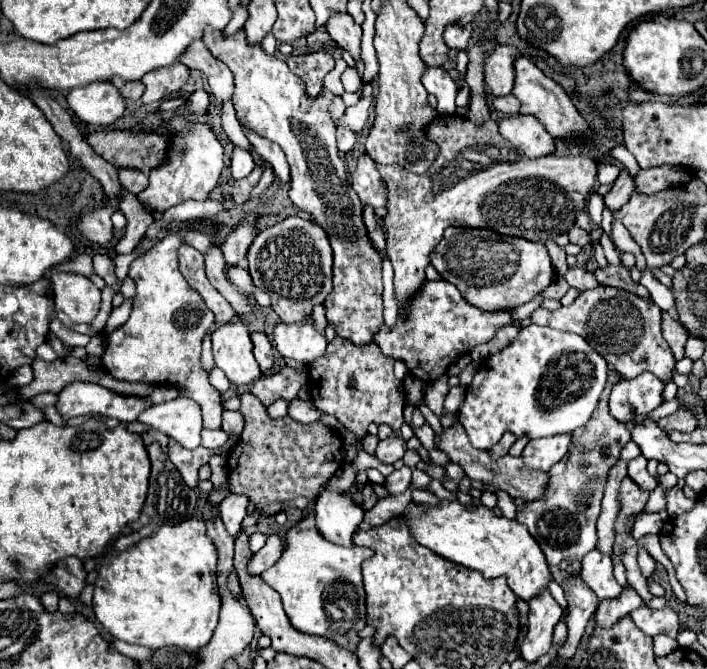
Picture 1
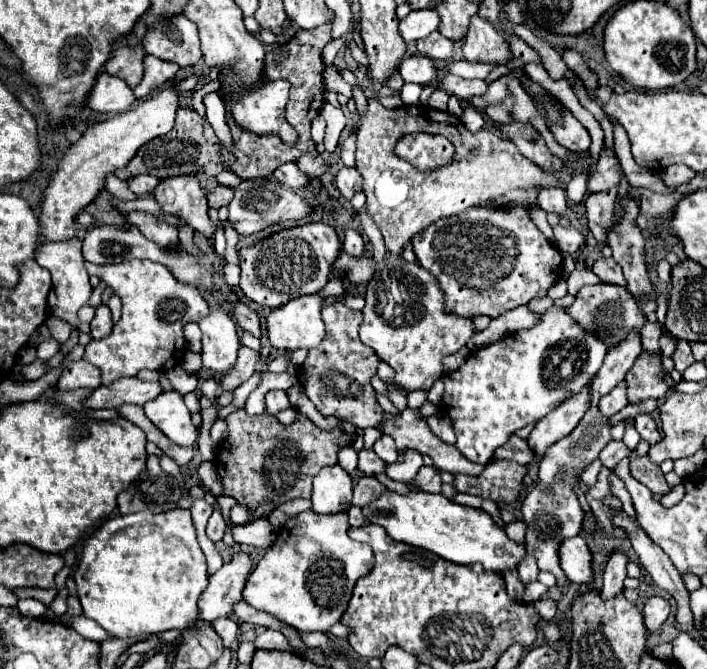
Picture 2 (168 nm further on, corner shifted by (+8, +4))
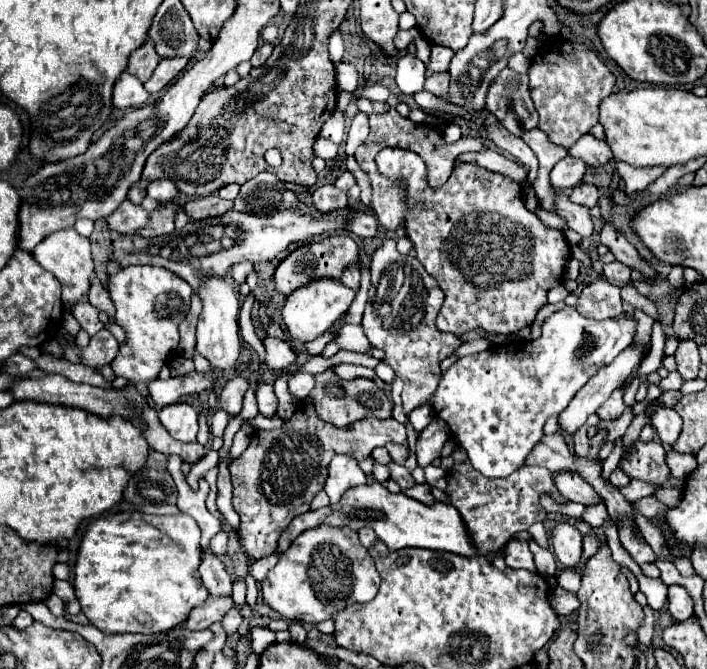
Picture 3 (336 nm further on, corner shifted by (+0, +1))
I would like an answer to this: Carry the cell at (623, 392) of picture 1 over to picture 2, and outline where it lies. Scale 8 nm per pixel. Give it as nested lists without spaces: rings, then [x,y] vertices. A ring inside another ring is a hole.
[[[619,382],[609,394],[601,396],[599,400],[599,412],[603,412],[603,416],[613,416],[617,412],[621,412],[627,406],[627,384]]]

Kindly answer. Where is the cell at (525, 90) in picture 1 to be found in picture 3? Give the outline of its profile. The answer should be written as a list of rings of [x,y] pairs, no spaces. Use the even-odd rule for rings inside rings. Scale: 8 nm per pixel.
[[[587,133],[569,149],[569,155],[583,159],[591,167],[599,167],[611,159],[611,149],[605,141],[599,141],[591,133]]]

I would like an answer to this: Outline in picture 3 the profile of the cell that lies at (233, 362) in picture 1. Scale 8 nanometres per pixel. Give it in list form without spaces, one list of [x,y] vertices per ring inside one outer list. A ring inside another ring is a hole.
[[[205,279],[201,285],[201,301],[203,311],[197,323],[197,351],[207,357],[215,371],[231,373],[237,367],[237,359],[241,355],[241,331],[239,331],[239,299],[233,287],[225,279]]]

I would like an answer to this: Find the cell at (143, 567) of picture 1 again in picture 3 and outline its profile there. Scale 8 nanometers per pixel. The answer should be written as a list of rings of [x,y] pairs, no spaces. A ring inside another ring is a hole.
[[[119,511],[101,515],[89,523],[73,569],[73,587],[83,615],[103,633],[159,633],[181,625],[191,609],[205,603],[209,597],[197,571],[201,563],[199,537],[199,525],[185,513],[161,517]]]

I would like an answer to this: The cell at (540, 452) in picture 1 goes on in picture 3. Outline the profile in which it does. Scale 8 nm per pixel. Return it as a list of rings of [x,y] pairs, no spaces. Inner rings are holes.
[[[631,345],[623,355],[617,355],[615,361],[603,371],[597,371],[581,389],[579,395],[567,405],[565,411],[559,415],[559,431],[563,435],[573,435],[579,427],[585,425],[587,417],[595,413],[615,389],[623,387],[625,379],[633,371],[633,367],[641,361],[643,347],[641,345]]]

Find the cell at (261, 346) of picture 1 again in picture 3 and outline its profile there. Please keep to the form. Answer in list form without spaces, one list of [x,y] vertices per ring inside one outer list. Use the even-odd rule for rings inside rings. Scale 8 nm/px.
[[[235,375],[225,381],[219,395],[219,407],[225,409],[229,415],[239,415],[243,405],[243,395],[249,389],[249,381],[243,375]]]

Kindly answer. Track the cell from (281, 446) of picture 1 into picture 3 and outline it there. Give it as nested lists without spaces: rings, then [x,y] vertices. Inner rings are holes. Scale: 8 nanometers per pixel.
[[[299,405],[289,421],[283,423],[281,429],[273,431],[255,431],[251,435],[249,447],[231,463],[231,481],[233,481],[233,507],[241,517],[241,541],[243,541],[243,551],[255,559],[261,559],[265,555],[271,555],[277,549],[279,535],[283,529],[291,523],[293,517],[303,515],[309,511],[309,505],[313,497],[323,489],[323,481],[327,479],[327,467],[333,455],[343,453],[351,459],[363,461],[371,455],[371,451],[379,445],[385,443],[399,443],[407,445],[407,429],[403,423],[395,421],[393,417],[389,419],[361,419],[359,423],[353,423],[351,427],[335,427],[331,423],[325,423],[323,419],[317,417],[315,409],[309,405]]]

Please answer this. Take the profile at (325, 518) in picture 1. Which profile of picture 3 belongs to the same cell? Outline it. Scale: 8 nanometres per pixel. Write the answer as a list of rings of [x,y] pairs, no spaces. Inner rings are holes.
[[[335,455],[333,461],[329,463],[329,475],[325,481],[325,493],[329,495],[331,503],[339,503],[341,497],[357,487],[357,485],[365,485],[367,477],[365,473],[359,469],[357,461],[347,457],[347,455]]]

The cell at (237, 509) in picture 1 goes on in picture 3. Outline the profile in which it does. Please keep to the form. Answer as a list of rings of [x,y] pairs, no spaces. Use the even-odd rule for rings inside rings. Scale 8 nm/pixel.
[[[219,531],[219,533],[211,539],[211,551],[213,551],[215,555],[227,553],[227,533],[225,533],[225,531]]]

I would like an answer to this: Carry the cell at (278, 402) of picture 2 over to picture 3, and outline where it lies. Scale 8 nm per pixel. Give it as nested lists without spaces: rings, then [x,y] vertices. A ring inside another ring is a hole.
[[[263,383],[259,389],[257,389],[257,403],[259,403],[259,411],[267,417],[275,415],[277,411],[277,397],[273,393],[273,385],[267,385]]]

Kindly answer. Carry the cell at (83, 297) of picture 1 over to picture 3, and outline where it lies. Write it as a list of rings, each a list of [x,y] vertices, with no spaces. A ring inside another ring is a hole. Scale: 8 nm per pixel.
[[[73,227],[67,231],[57,231],[55,235],[49,235],[47,239],[43,239],[33,249],[33,257],[41,267],[45,267],[49,273],[53,273],[59,279],[59,283],[63,287],[63,307],[65,307],[65,311],[71,313],[75,309],[75,305],[87,295],[87,291],[91,287],[91,277],[95,273],[89,239],[79,235]]]

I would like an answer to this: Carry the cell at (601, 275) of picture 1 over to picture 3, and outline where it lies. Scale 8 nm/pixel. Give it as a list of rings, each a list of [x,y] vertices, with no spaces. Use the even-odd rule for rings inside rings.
[[[613,261],[613,263],[607,263],[603,265],[603,275],[609,279],[609,281],[619,281],[619,283],[629,283],[629,267],[619,263],[619,261]]]

